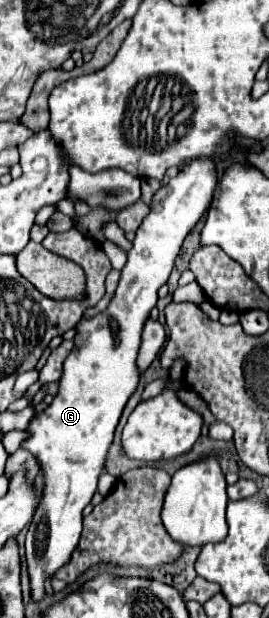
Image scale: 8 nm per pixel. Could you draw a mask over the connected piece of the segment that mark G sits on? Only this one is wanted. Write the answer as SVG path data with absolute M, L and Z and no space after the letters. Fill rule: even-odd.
M198 157L188 161L168 185L158 189L150 205L150 215L136 231L134 247L128 253L112 301L102 313L78 321L74 349L64 361L58 393L44 411L34 411L28 423L28 439L20 443L20 449L30 451L42 471L42 497L26 533L28 573L36 601L44 595L44 579L52 577L78 545L82 509L96 493L96 483L104 471L118 419L140 381L136 359L142 345L144 323L156 307L158 289L168 281L184 237L210 205L214 185L214 161L210 157ZM110 323L118 325L116 333Z

